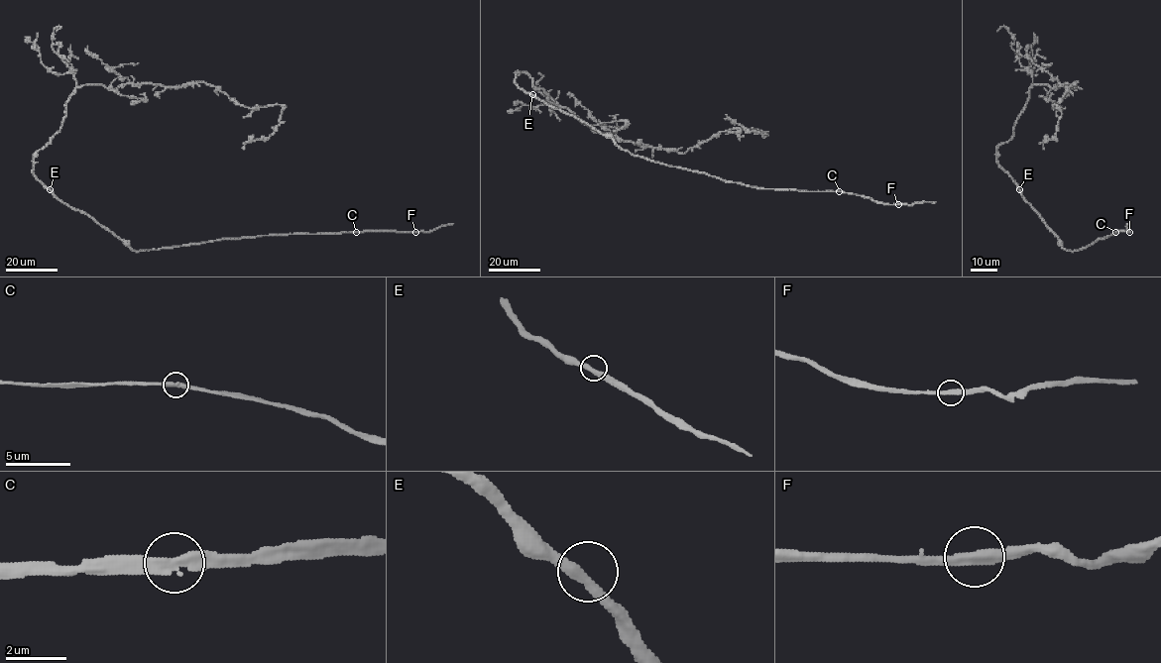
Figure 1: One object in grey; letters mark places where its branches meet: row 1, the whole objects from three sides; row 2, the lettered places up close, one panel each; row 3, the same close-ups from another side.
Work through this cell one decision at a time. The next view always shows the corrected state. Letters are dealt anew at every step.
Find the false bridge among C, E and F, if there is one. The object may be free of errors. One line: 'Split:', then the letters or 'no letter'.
Split: no letter

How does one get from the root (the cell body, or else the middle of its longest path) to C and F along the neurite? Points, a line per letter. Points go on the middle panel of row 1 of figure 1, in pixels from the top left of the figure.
C: (530, 95), (608, 134), (620, 148), (633, 155), (758, 187), (839, 191)
F: (530, 95), (608, 134), (620, 148), (633, 155), (669, 165), (758, 187), (839, 191), (898, 204)

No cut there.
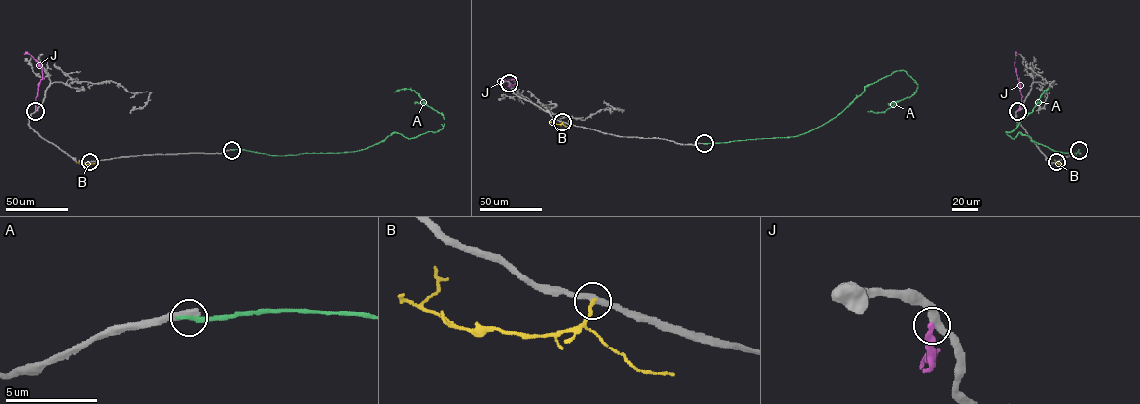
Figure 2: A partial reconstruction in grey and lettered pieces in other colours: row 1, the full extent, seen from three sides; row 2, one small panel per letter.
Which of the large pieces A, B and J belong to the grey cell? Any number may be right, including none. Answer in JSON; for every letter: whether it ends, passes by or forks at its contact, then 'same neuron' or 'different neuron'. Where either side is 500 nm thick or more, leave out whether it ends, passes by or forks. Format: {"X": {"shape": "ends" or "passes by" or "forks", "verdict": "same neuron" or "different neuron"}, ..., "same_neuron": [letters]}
{"A": {"shape": "ends", "verdict": "different neuron"}, "B": {"shape": "ends", "verdict": "different neuron"}, "J": {"shape": "ends", "verdict": "different neuron"}, "same_neuron": []}

